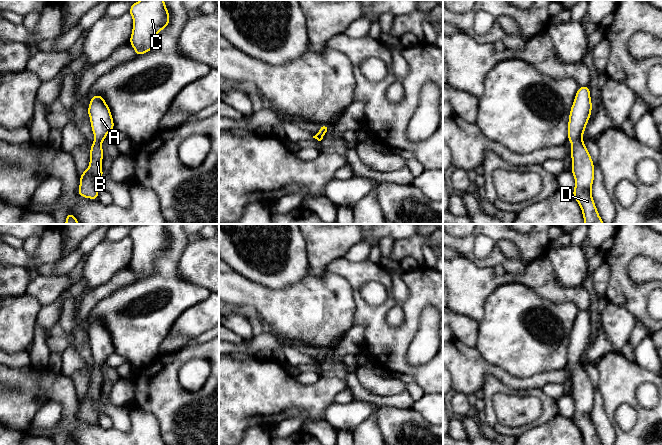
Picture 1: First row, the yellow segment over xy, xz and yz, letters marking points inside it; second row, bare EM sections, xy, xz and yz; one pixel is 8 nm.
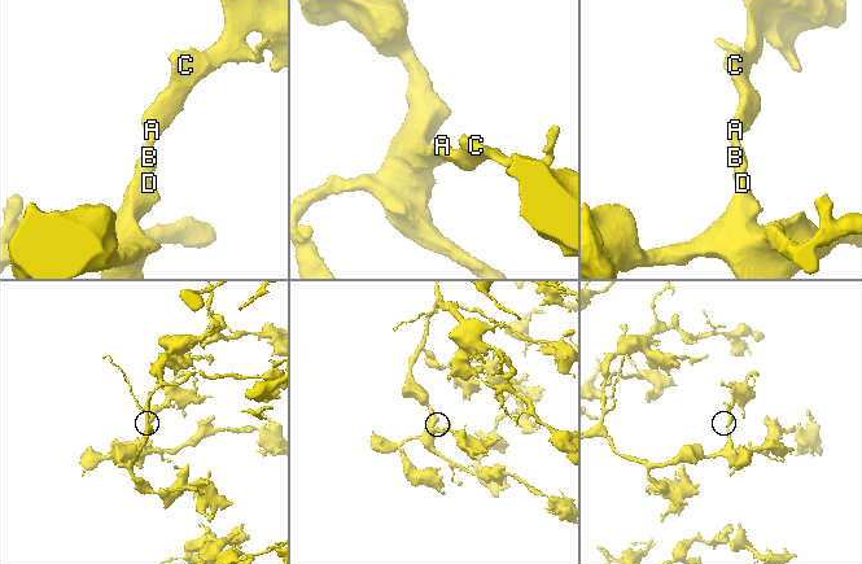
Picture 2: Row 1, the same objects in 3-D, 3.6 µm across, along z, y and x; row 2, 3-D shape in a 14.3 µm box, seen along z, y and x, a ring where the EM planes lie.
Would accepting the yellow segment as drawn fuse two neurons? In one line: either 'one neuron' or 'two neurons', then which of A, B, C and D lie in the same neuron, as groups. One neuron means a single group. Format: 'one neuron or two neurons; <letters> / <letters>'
one neuron; A B C D

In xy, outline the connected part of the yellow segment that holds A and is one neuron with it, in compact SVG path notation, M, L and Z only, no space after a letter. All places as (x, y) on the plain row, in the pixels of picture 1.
M101 319L91 321L88 339L95 365L90 371L89 391L80 399L78 418L83 422L98 424L99 412L97 405L105 398L102 396L102 366L106 359L115 353L111 334Z

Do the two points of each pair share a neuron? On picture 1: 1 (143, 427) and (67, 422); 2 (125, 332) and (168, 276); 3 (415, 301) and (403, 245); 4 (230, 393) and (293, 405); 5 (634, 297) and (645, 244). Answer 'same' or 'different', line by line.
1: same
2: same
3: different
4: same
5: same

